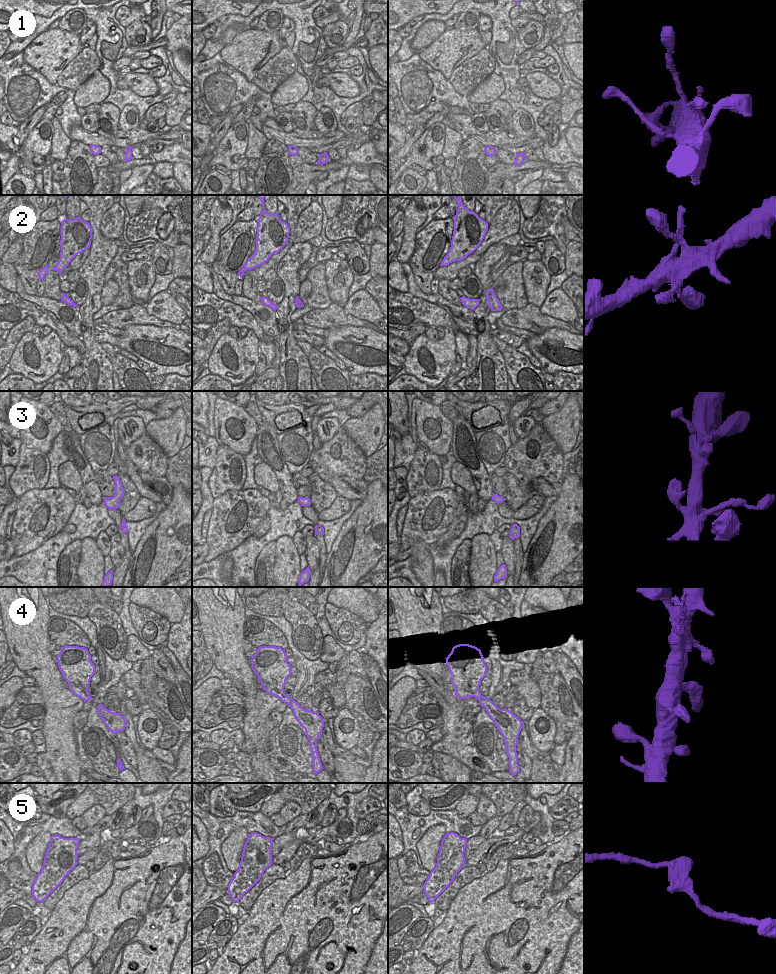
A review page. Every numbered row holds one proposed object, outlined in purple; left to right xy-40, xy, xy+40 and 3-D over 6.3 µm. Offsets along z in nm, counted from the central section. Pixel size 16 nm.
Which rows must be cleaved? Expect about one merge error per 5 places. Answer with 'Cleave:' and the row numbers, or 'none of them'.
Cleave: 5

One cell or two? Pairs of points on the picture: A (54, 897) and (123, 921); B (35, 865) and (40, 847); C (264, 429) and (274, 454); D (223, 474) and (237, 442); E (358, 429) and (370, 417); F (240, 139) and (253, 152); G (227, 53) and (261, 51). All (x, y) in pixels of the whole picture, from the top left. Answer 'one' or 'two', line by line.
A: two
B: one
C: one
D: two
E: one
F: two
G: one

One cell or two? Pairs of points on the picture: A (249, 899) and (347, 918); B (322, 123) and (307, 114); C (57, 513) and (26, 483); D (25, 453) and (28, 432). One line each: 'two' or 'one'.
A: two
B: two
C: two
D: two

